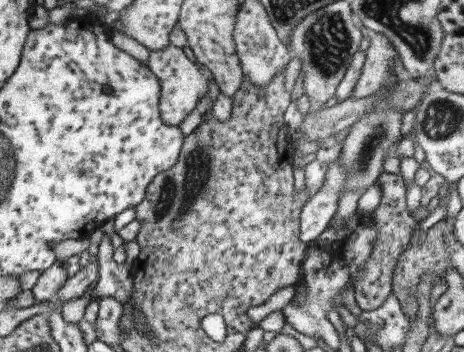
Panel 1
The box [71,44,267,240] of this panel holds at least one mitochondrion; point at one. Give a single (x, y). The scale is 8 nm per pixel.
(176, 195)

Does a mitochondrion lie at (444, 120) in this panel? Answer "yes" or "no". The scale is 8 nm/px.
yes

